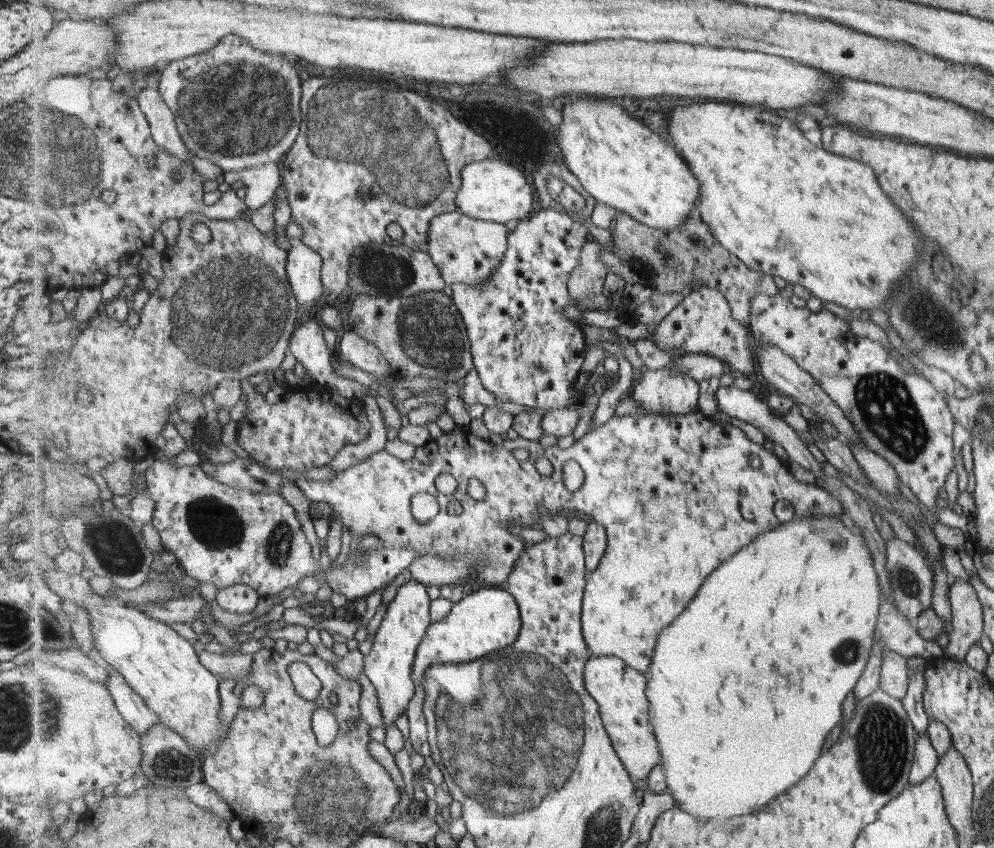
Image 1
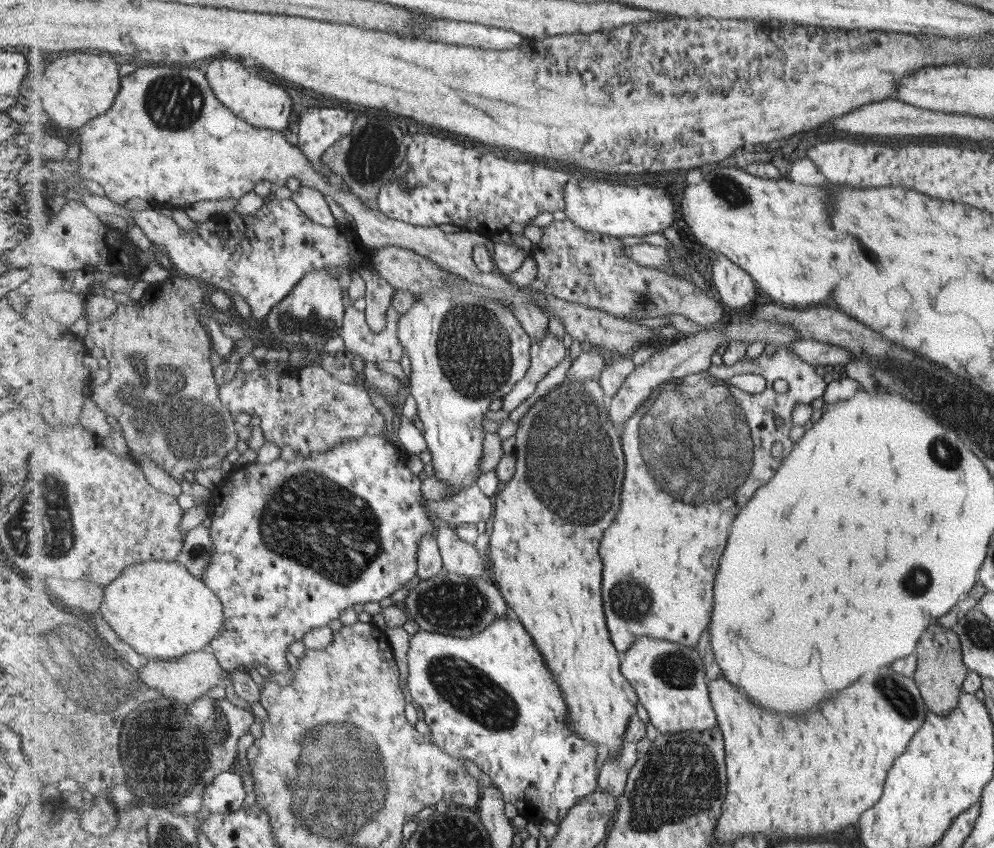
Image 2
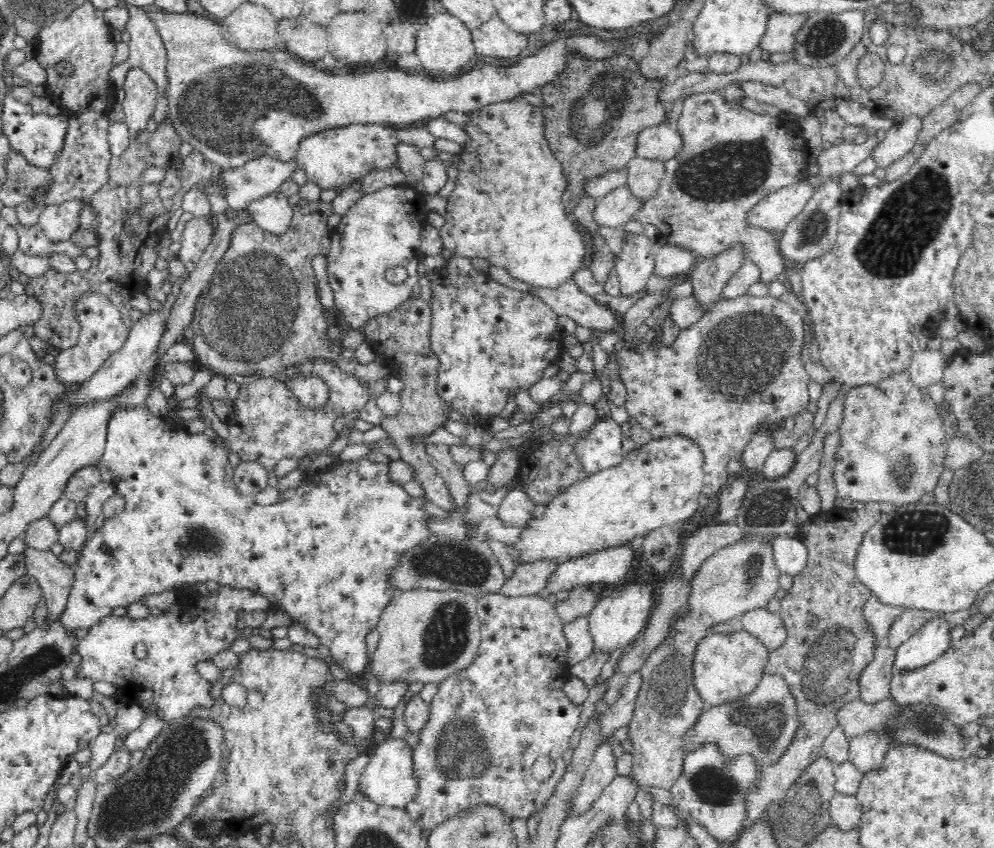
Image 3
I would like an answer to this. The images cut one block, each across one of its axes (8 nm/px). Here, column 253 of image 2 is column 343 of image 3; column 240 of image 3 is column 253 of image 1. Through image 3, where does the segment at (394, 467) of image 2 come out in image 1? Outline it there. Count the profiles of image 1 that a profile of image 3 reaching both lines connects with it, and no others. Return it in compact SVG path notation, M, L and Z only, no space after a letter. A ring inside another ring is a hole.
M176 457L169 461L154 459L154 464L145 471L148 490L156 502L153 523L162 536L163 548L175 555L188 576L199 581L207 590L243 584L254 587L259 595L279 594L311 576L321 586L329 586L333 592L345 596L347 600L361 600L384 589L419 557L413 547L409 547L409 550L405 547L403 550L403 547L384 546L381 550L365 551L357 563L346 561L336 569L330 566L328 570L323 570L323 566L313 556L313 546L301 530L297 510L281 493L237 490L228 484L221 484L203 472L199 465L178 467Z

